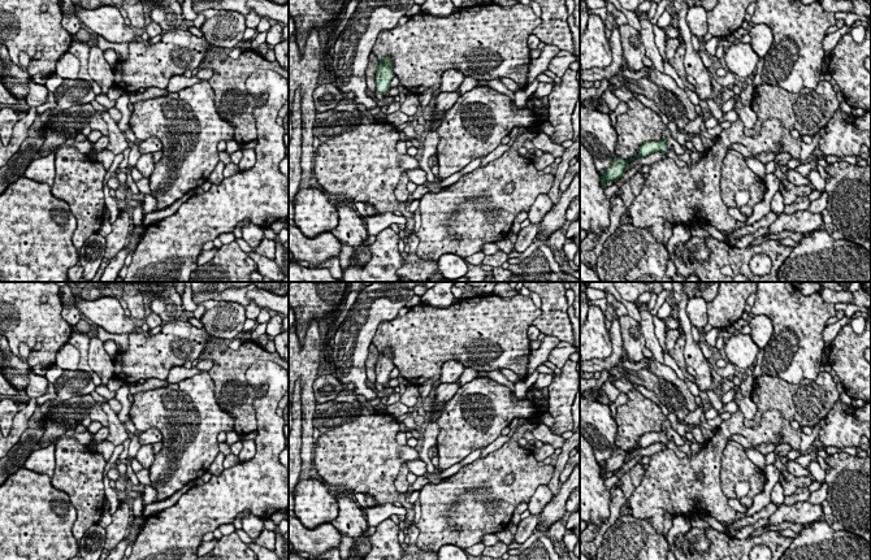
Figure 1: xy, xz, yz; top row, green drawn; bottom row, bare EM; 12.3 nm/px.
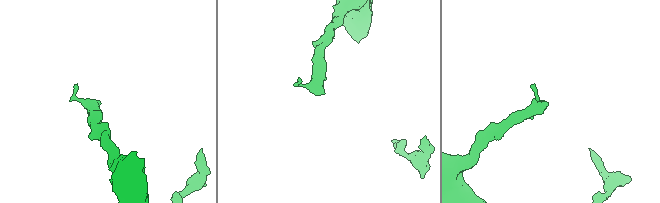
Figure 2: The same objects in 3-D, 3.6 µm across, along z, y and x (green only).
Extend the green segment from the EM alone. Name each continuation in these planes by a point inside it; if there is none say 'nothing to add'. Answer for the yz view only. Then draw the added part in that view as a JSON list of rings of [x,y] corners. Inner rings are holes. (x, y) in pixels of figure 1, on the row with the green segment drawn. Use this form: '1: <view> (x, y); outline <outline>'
1: yz (696, 126); outline [[[697,114],[697,117],[688,122],[685,126],[686,134],[697,134],[702,139],[702,144],[706,149],[711,148],[714,144],[714,138],[706,131],[703,127],[705,118],[701,114]]]

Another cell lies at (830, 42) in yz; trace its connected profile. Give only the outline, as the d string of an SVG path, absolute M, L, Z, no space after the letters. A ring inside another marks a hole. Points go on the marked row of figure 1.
M844 26L842 29L838 29L832 34L827 34L823 40L824 55L829 57L832 49L836 47L838 40L849 31L849 26Z

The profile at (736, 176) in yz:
M729 149L722 165L720 194L723 203L729 208L736 208L734 196L738 191L749 192L748 204L738 209L744 216L750 217L754 205L763 201L767 186L766 182L746 165L742 153Z

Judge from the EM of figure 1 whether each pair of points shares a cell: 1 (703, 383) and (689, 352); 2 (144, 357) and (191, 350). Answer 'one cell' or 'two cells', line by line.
1: one cell
2: one cell

